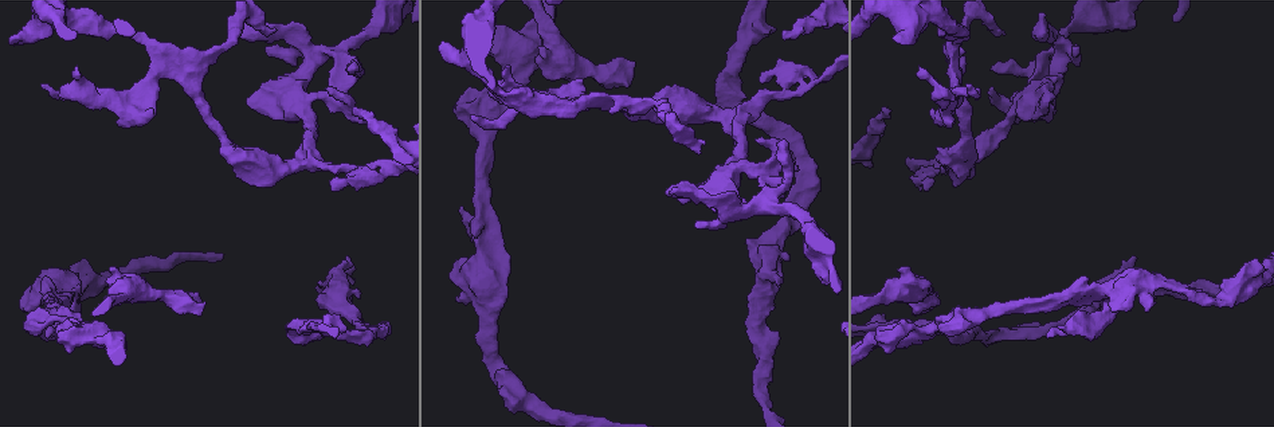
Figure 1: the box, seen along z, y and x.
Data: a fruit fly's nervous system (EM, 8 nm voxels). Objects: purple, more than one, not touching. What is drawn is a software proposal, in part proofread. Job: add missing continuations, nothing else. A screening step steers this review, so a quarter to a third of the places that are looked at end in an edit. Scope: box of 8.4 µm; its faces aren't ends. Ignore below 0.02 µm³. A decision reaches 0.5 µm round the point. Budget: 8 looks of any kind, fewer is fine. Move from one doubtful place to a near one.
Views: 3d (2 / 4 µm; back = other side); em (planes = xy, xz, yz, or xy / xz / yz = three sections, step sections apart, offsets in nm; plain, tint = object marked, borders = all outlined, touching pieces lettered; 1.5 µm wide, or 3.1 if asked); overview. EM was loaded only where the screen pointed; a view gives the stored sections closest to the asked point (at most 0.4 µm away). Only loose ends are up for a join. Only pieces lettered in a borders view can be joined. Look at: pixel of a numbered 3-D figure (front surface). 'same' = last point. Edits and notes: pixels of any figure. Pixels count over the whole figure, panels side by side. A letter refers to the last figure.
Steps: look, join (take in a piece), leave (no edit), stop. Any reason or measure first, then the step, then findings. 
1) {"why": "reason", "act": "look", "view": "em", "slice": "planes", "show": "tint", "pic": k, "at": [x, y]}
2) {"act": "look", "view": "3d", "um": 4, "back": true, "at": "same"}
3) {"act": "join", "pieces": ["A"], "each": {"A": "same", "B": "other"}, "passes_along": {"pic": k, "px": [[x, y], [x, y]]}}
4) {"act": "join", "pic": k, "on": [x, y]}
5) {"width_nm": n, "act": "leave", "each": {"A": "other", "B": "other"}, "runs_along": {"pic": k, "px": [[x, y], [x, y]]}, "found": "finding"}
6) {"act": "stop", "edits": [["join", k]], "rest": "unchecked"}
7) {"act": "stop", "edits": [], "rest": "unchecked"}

{"why": "tapers out", "act": "look", "view": "3d", "um": 4, "back": true, "pic": 1, "at": [353, 111]}

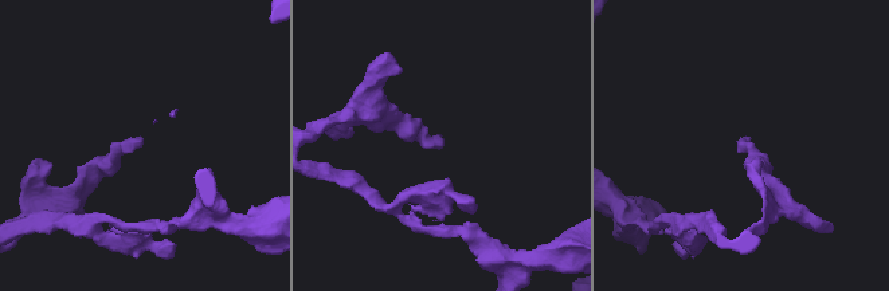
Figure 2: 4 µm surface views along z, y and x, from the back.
{"why": "need the tissue", "act": "look", "view": "em", "slice": "yz", "step": 4, "show": "borders", "pic": 2, "at": [443, 143]}

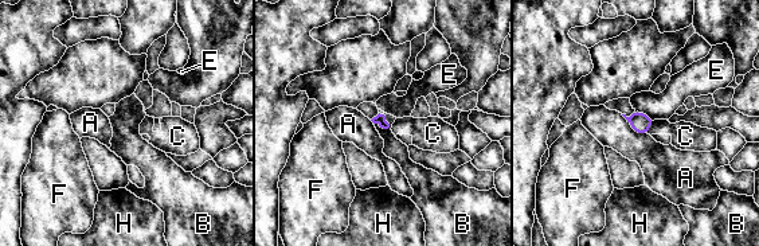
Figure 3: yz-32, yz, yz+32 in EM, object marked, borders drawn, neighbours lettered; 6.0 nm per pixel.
{"why": "cut it another way", "act": "look", "view": "em", "slice": "planes", "show": "borders", "at": "same"}

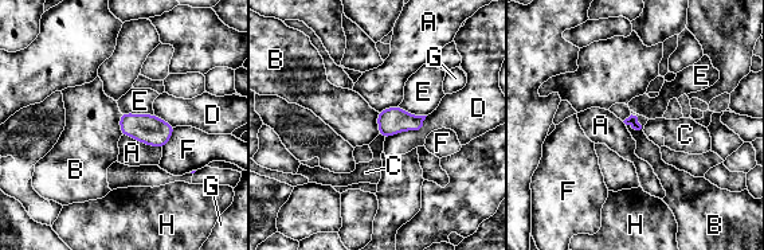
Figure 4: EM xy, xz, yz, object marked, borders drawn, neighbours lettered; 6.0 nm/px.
{"longest_contact_nm": ["D", 300], "act": "leave", "each": {"A": "other", "B": "other", "C": "other", "D": "other", "E": "other", "F": "other", "G": "other", "H": "other"}, "found": "no lettered piece goes on from it"}

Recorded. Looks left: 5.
{"why": "an open end", "act": "look", "view": "3d", "um": 2, "pic": 1, "at": [269, 33]}

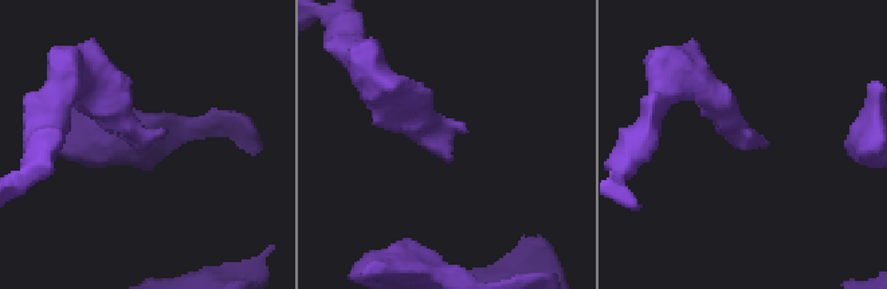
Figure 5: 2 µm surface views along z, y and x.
{"why": "shape alone is not enough", "act": "look", "view": "em", "slice": "planes", "show": "borders", "pic": 5, "at": [146, 145]}

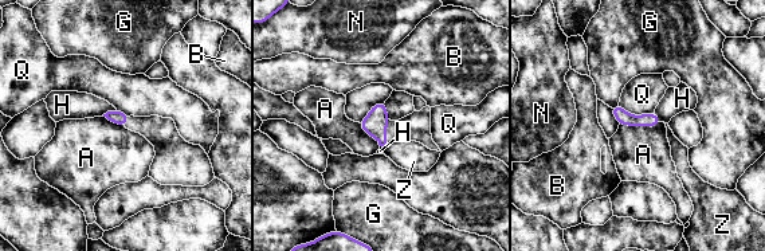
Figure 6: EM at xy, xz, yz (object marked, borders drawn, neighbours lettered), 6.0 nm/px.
{"act": "leave", "each": {"A": "other", "B": "other", "G": "other", "H": "other", "N": "other", "Q": "other", "Z": "other"}, "found": "none of them fits"}

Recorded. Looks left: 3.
{"why": "an open end", "act": "look", "view": "em", "slice": "xz", "step": 8, "show": "tint", "pic": 1, "at": [59, 94]}

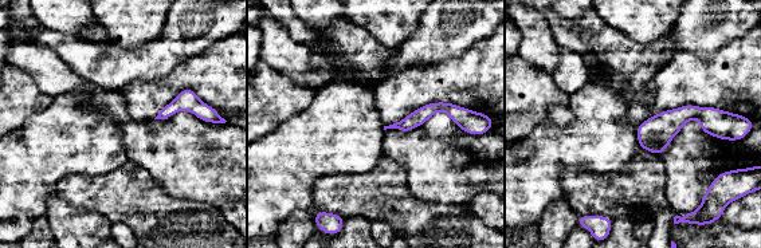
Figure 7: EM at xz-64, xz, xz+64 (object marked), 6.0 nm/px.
{"act": "look", "view": "em", "slice": "planes", "show": "borders", "at": "same"}

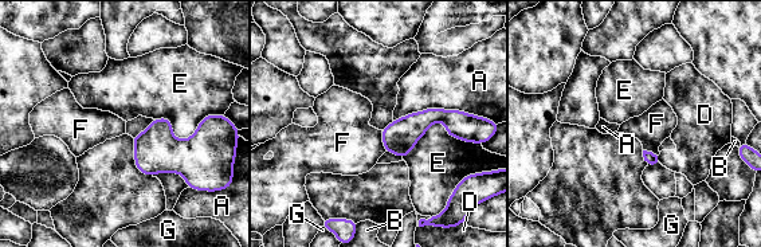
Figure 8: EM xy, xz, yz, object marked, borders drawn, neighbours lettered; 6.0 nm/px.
{"longest_contact_nm": ["A", 420], "act": "leave", "each": {"A": "other", "B": "other", "D": "other", "E": "other", "F": "other", "G": "other"}, "border": {"pic": 8, "px": [[380, 130], [385, 151]]}, "found": "no lettered piece goes on from it"}

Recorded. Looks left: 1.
{"act": "stop", "edits": [], "rest": "unchecked"}

